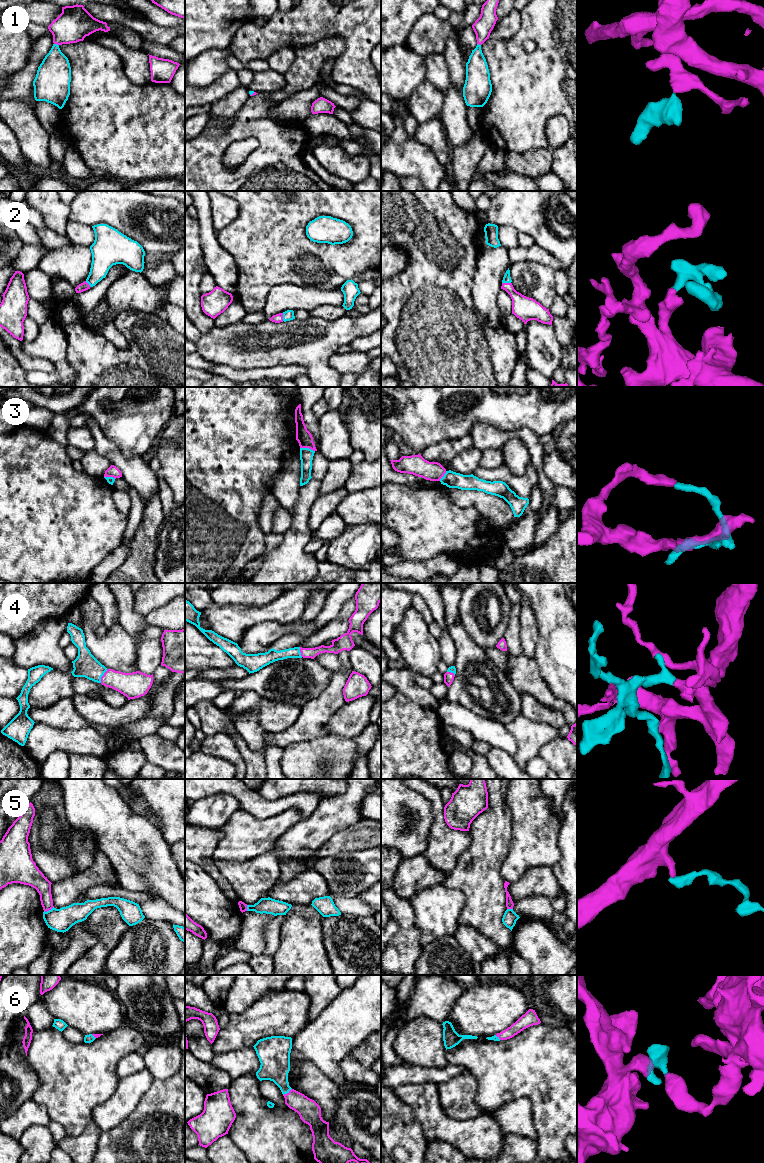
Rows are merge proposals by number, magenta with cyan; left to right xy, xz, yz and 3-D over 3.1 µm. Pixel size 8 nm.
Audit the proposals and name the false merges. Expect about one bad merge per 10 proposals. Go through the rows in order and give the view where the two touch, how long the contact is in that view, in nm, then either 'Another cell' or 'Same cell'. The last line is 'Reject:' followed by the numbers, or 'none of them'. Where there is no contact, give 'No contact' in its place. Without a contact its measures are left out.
1: Touches magenta in xy. Shared border 40 nm. Same cell
2: Touches magenta in yz. Shared border 70 nm. Same cell
3: Touches magenta in xz. Shared border 120 nm. Another cell
4: Touches magenta in xy. Shared border 130 nm. Same cell
5: Touches magenta in xy. Shared border 90 nm. Another cell
6: Touches magenta in xz. Shared border 90 nm. Same cell
Reject: 3, 5

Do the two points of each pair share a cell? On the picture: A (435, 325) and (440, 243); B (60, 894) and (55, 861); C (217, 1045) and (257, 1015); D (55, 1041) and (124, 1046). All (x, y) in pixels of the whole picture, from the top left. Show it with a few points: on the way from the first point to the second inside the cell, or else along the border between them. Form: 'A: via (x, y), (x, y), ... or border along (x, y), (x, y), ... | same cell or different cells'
A: via (445, 305), (445, 265), (443, 263) | same cell
B: border along (74, 873), (52, 883) | different cells
C: via (227, 1040), (239, 1033), (247, 1025) | same cell
D: via (72, 1051), (107, 1050) | same cell

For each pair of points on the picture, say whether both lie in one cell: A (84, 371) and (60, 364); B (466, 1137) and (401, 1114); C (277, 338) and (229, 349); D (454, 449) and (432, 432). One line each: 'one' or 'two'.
A: two
B: two
C: one
D: two

